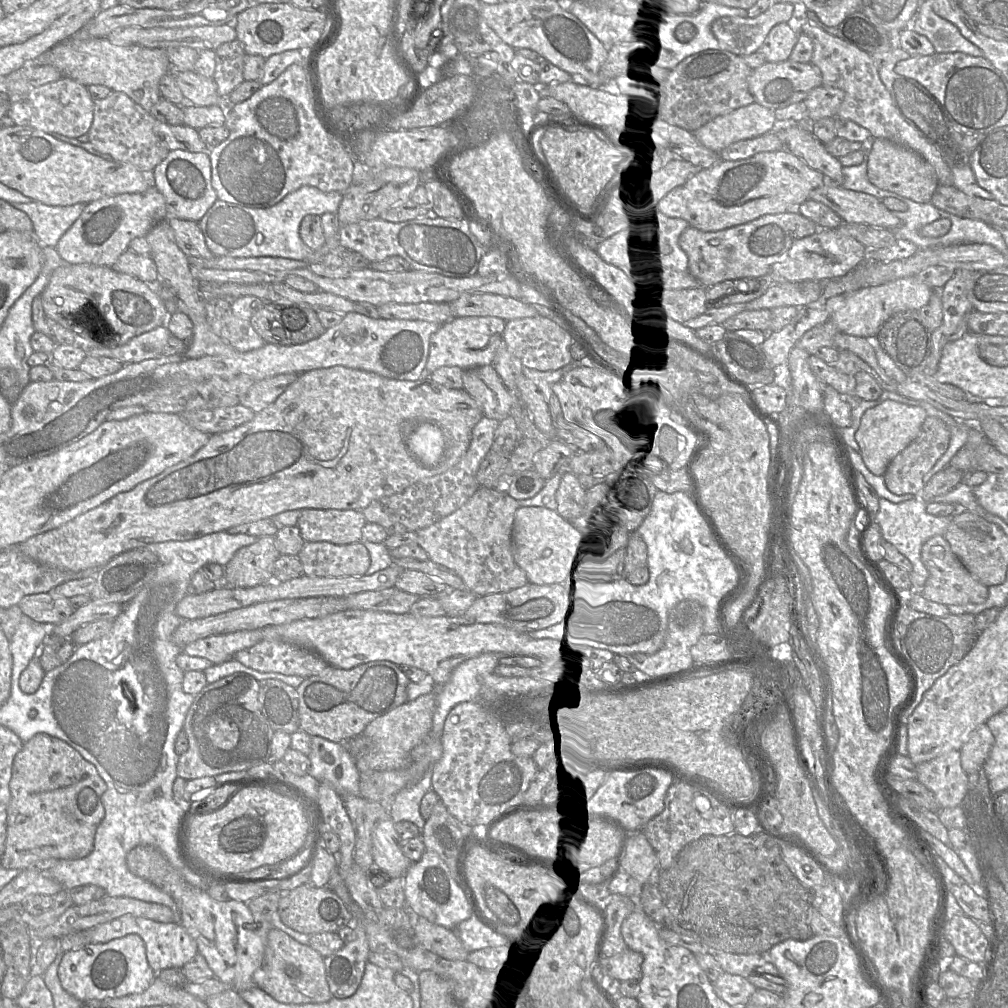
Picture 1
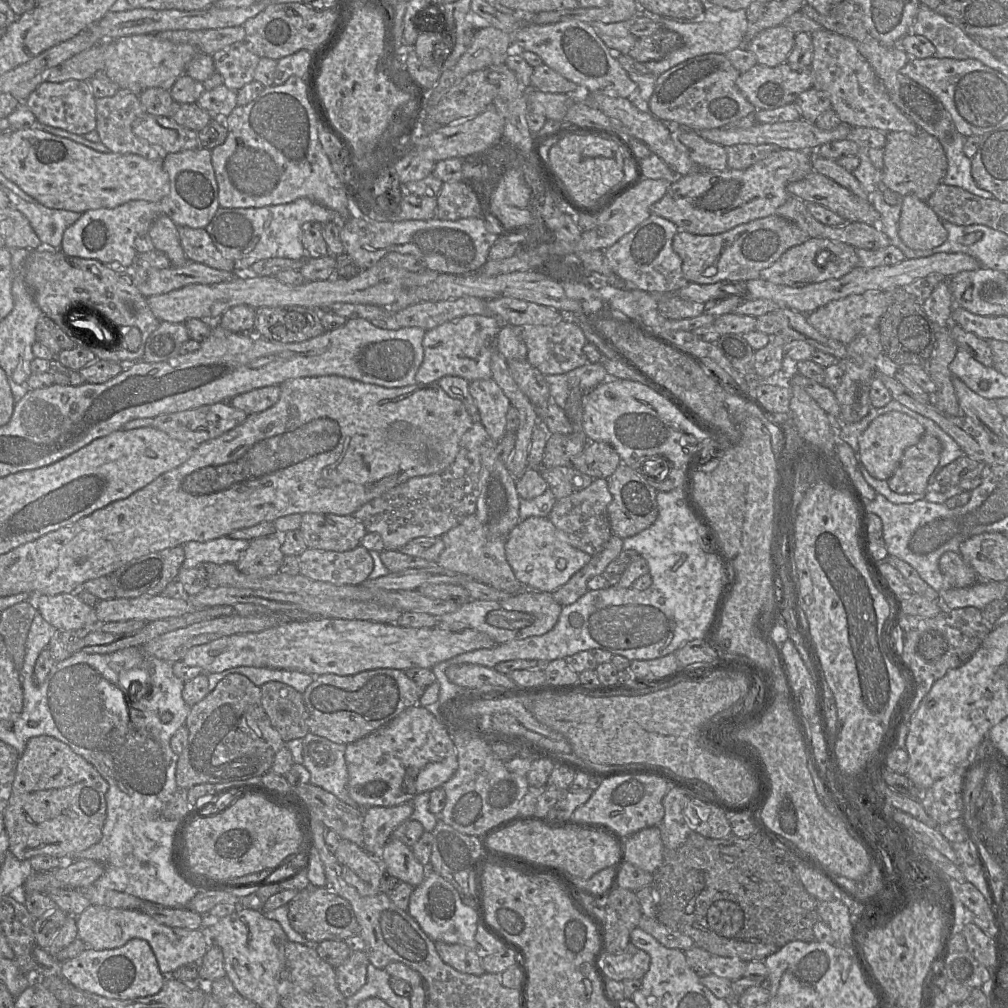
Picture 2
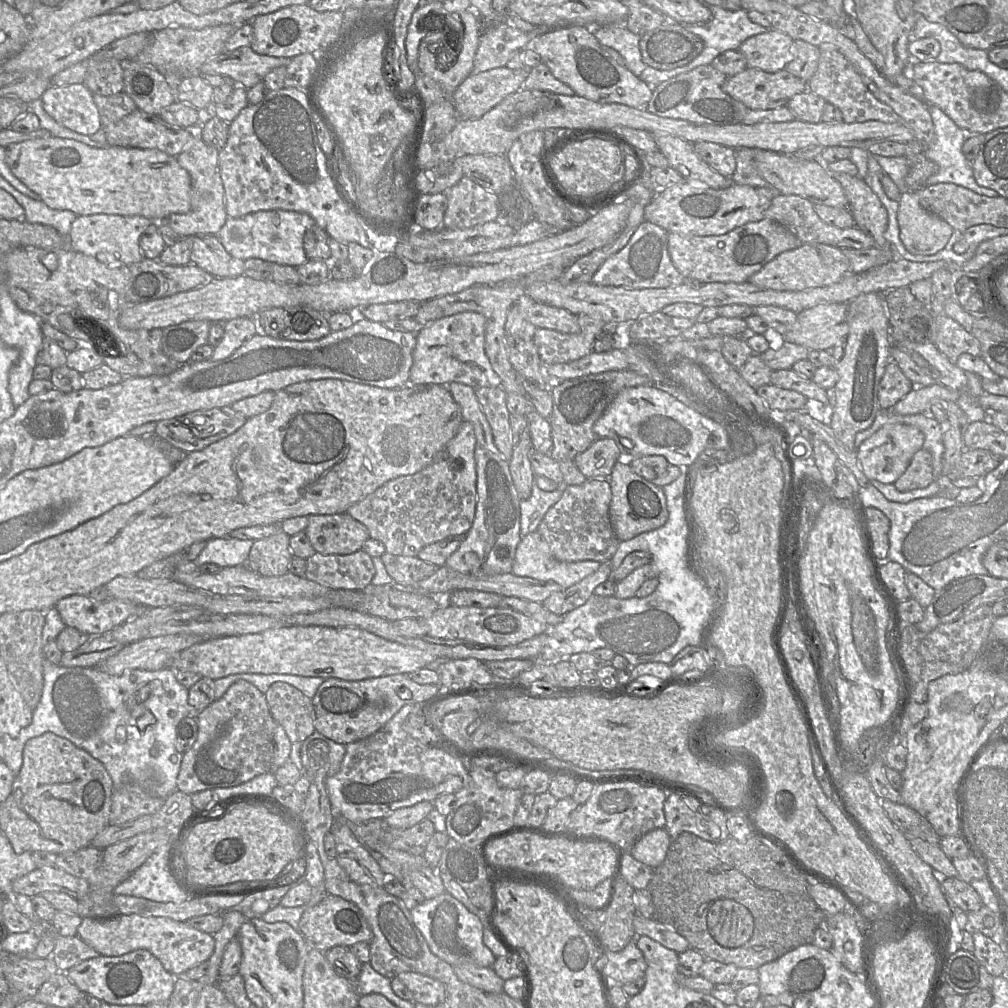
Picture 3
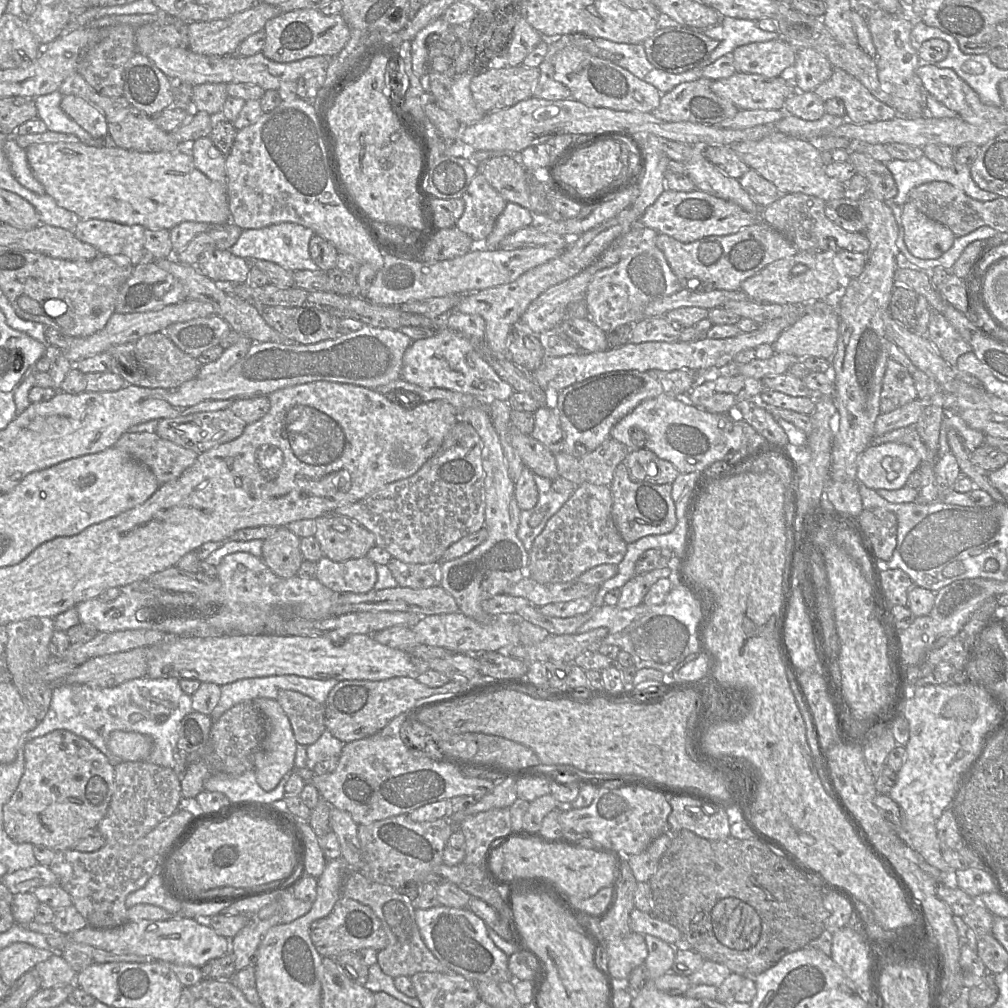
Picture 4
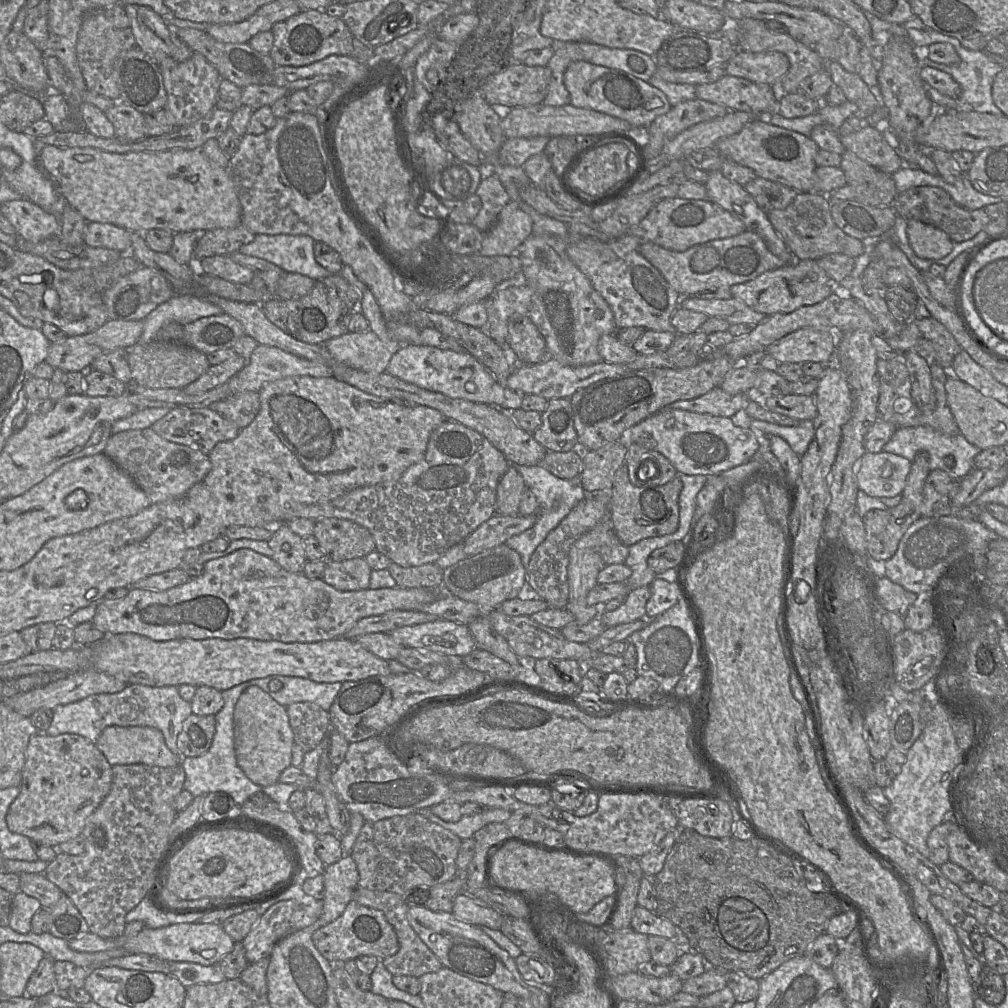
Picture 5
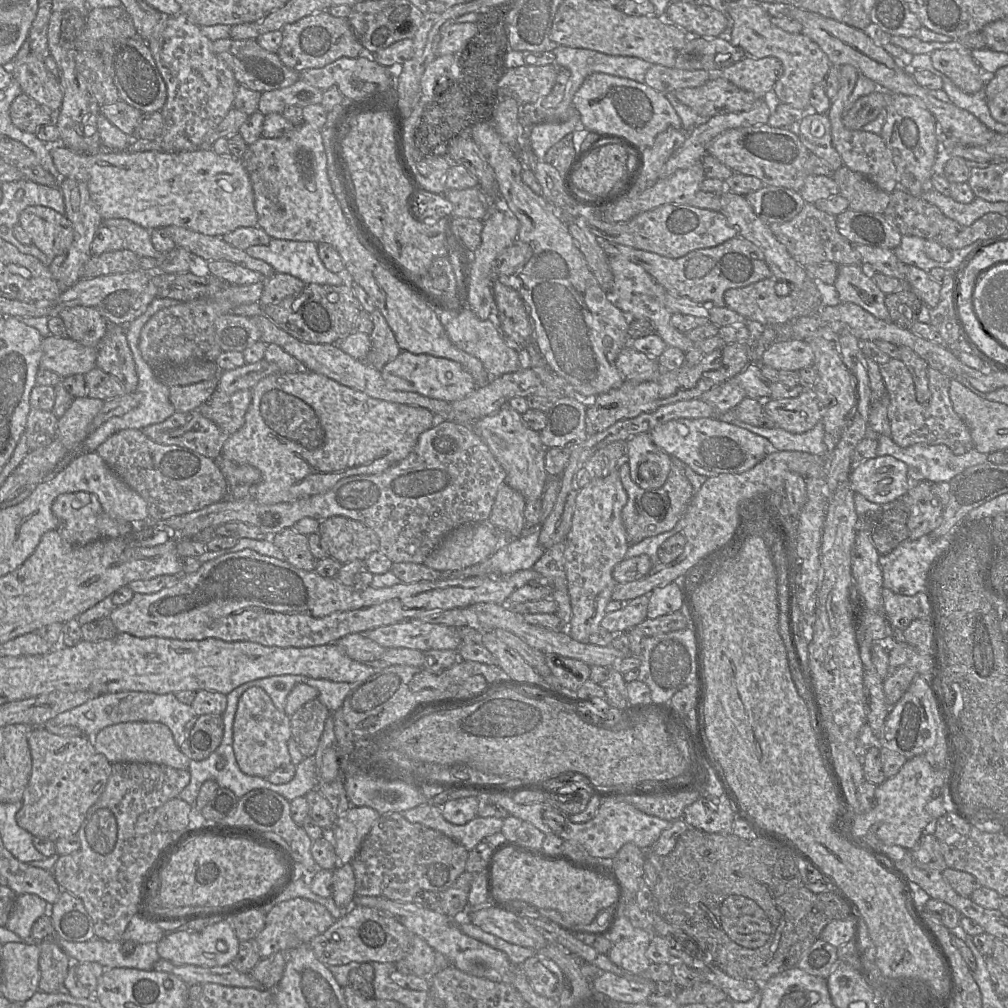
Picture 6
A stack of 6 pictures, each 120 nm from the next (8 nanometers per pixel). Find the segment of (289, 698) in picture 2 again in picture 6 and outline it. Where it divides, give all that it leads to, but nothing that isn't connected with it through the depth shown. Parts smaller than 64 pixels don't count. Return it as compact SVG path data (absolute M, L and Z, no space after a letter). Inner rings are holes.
M316 698L290 717L291 736L304 757L315 754L328 716L328 708Z

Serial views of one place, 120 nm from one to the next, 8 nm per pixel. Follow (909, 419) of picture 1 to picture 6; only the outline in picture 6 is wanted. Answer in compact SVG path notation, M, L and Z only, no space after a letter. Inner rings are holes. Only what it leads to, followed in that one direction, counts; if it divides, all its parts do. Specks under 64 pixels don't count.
M890 455L855 464L849 476L851 488L880 505L891 503L911 489L907 465Z

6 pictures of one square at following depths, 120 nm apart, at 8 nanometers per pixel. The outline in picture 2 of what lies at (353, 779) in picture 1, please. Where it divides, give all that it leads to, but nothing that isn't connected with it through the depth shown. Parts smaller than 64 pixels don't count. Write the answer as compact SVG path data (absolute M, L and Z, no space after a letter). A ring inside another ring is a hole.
M308 732L303 738L303 765L310 772L310 783L319 786L335 795L338 799L351 806L358 807L350 797L347 782L348 770L345 759L346 745L338 744L325 737ZM320 742L335 755L332 765L318 765L314 761L314 754L310 752L310 744Z

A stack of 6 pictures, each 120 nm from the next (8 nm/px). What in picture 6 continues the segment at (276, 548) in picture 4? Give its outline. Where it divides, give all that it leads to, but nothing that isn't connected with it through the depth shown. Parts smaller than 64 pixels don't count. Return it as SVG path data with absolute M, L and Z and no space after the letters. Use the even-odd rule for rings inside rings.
M285 528L270 539L292 566L305 571L314 571L317 559L309 549L307 536L296 532L293 528Z

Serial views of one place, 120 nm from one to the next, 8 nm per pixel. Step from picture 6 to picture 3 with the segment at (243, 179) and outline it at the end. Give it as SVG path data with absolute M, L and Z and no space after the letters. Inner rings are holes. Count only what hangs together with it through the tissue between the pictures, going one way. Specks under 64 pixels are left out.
M52 135L10 144L6 147L5 161L15 177L38 195L38 200L52 209L73 211L78 216L143 216L159 222L168 221L171 214L184 214L191 209L192 182L189 173L179 165L175 156L157 149L119 146L97 149L73 139Z

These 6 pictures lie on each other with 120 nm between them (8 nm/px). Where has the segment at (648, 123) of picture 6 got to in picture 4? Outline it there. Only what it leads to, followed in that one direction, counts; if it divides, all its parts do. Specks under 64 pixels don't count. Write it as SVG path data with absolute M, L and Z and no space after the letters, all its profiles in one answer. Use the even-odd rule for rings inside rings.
M566 47L555 54L554 71L554 78L570 90L572 98L589 107L651 113L660 104L662 94L653 85L637 78L614 62L592 56L577 47Z

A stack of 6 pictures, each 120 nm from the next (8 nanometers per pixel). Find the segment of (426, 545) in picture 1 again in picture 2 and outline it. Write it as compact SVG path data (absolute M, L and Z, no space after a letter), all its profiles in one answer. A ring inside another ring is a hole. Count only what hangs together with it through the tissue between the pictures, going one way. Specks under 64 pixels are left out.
M476 514L465 517L457 526L441 536L444 550L436 560L436 565L489 585L499 591L517 594L530 590L514 575L506 558L506 538L493 536L479 521Z

